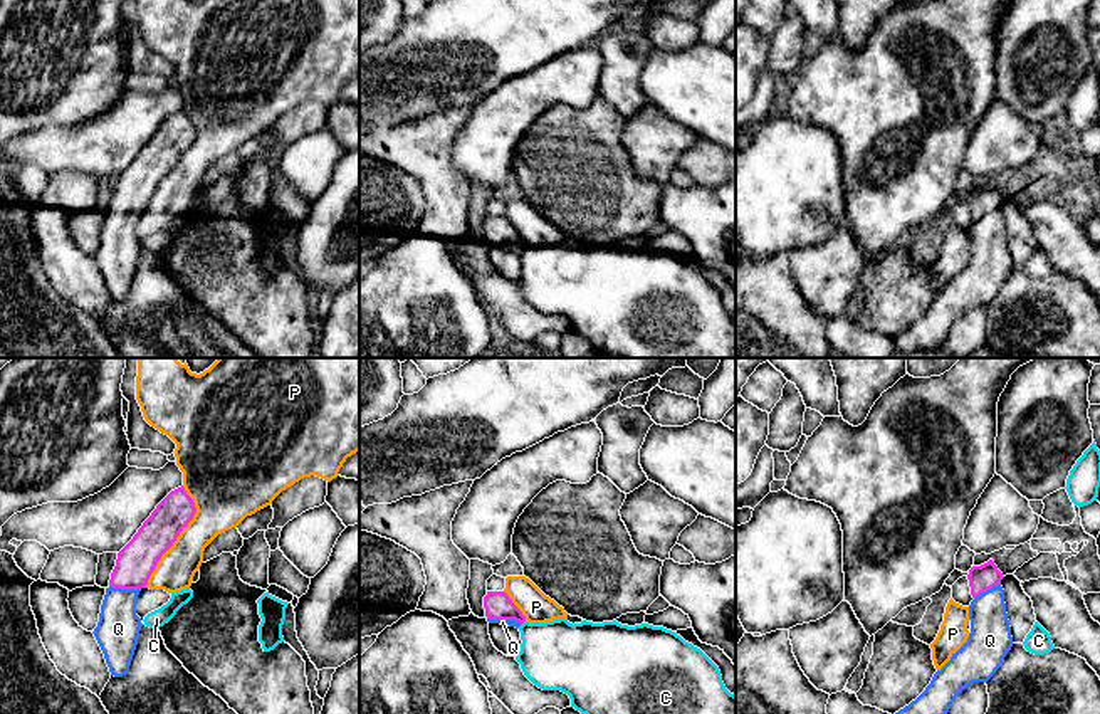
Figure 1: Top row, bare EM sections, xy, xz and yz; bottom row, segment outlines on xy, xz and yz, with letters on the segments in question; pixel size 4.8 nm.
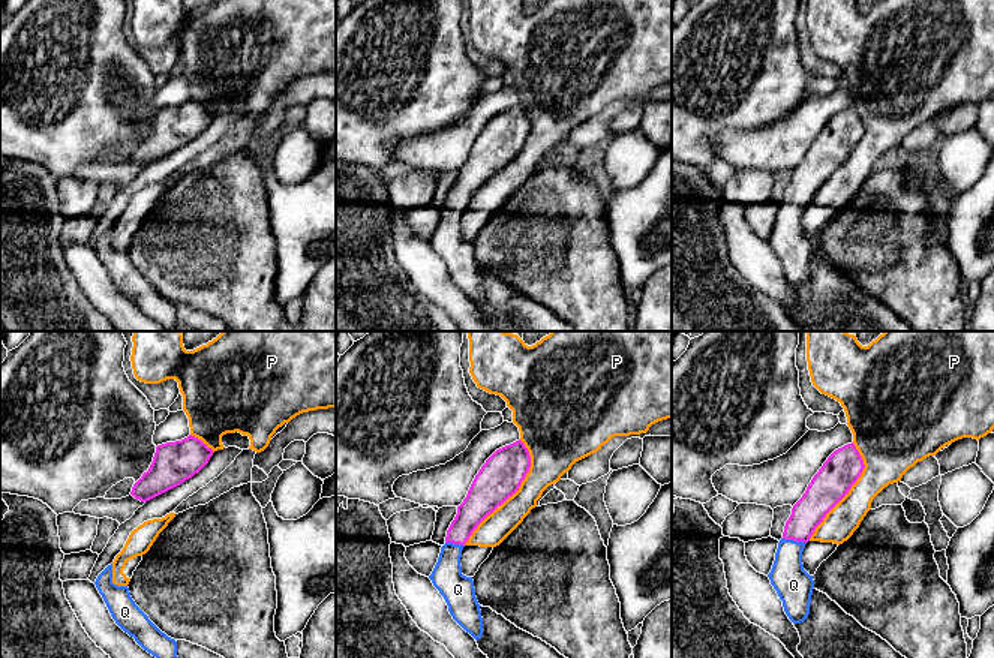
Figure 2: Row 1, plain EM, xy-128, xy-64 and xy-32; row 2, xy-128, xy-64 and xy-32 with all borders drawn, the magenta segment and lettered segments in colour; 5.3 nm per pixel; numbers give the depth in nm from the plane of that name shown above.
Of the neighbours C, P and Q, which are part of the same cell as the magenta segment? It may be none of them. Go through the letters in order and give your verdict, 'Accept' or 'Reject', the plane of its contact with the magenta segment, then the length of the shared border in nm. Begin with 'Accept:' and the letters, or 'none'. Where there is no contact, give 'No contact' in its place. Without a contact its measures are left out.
Accept: Q
C: Reject. Touches magenta in xz. Shared border 40 nm
P: Reject. Touches magenta in xy. Shared border 500 nm
Q: Accept. Touches magenta in xy. Shared border 150 nm

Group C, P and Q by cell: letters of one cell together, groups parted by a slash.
C / P / Q

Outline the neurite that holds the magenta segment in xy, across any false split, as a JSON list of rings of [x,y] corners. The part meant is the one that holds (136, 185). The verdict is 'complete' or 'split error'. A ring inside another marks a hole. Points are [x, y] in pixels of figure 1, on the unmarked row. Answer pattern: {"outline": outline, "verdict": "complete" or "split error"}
{"outline": [[[183,109],[171,114],[118,176],[99,245],[92,255],[111,299],[128,297],[143,250],[136,239],[138,218],[195,136],[195,126]]], "verdict": "split error"}

